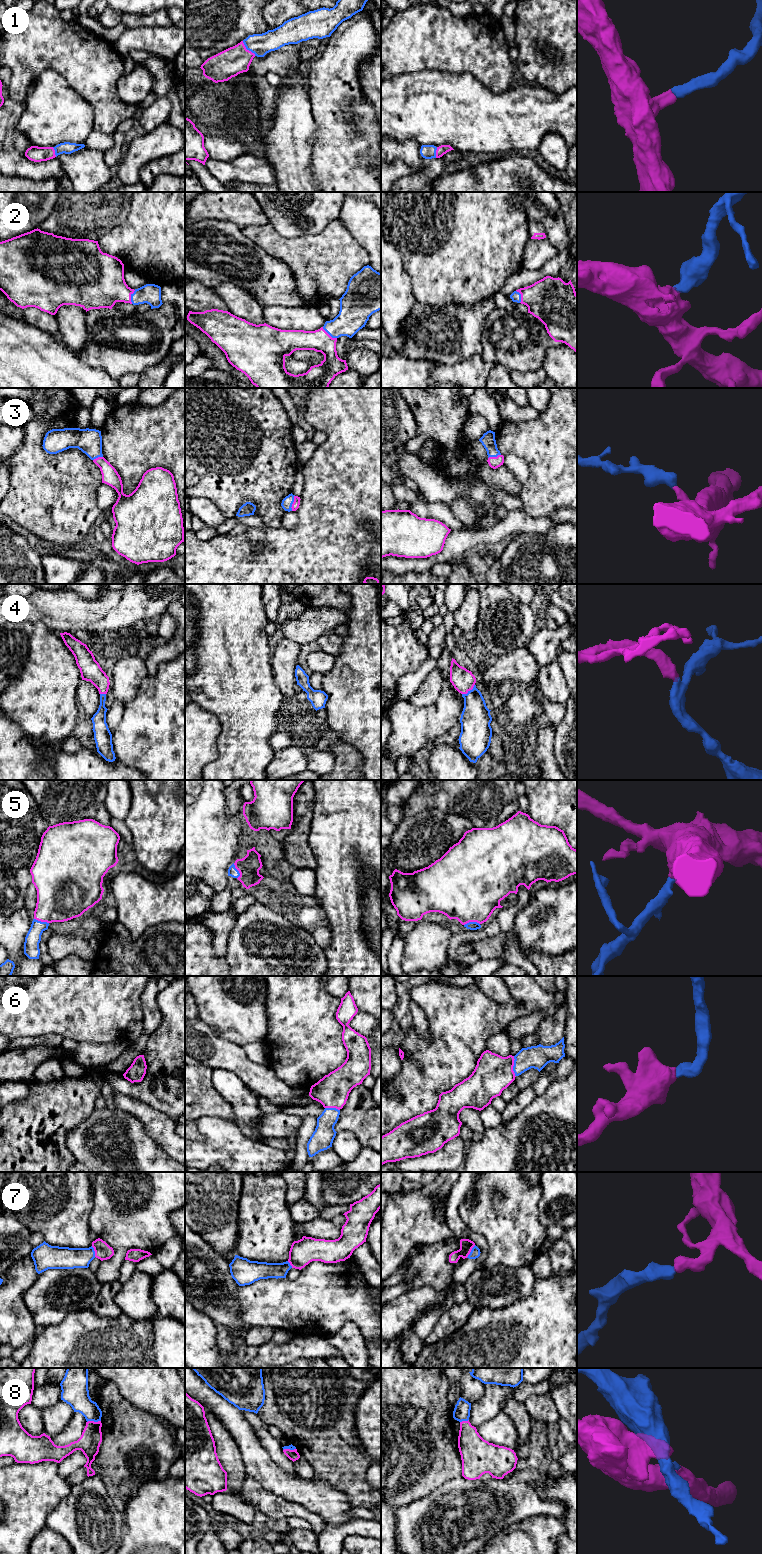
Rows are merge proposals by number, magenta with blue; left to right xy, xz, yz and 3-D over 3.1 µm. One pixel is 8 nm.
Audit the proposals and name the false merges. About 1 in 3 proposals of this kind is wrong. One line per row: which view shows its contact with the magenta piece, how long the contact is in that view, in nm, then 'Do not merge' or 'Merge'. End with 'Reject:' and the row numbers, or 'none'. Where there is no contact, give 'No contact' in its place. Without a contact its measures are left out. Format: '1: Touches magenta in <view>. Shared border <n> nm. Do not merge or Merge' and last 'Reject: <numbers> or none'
1: Touches magenta in xz. Shared border 160 nm. Merge
2: Touches magenta in xz. Shared border 150 nm. Merge
3: Touches magenta in xz. Shared border 130 nm. Merge
4: Touches magenta in yz. Shared border 130 nm. Merge
5: Touches magenta in yz. Shared border 130 nm. Merge
6: Touches magenta in yz. Shared border 170 nm. Merge
7: Touches magenta in yz. Shared border 130 nm. Merge
8: Touches magenta in xy. Shared border 110 nm. Merge
Reject: none

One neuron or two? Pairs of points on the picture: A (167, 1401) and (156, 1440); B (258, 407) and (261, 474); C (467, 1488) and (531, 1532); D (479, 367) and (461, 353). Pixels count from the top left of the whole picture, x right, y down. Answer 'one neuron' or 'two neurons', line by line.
A: two neurons
B: one neuron
C: two neurons
D: two neurons

